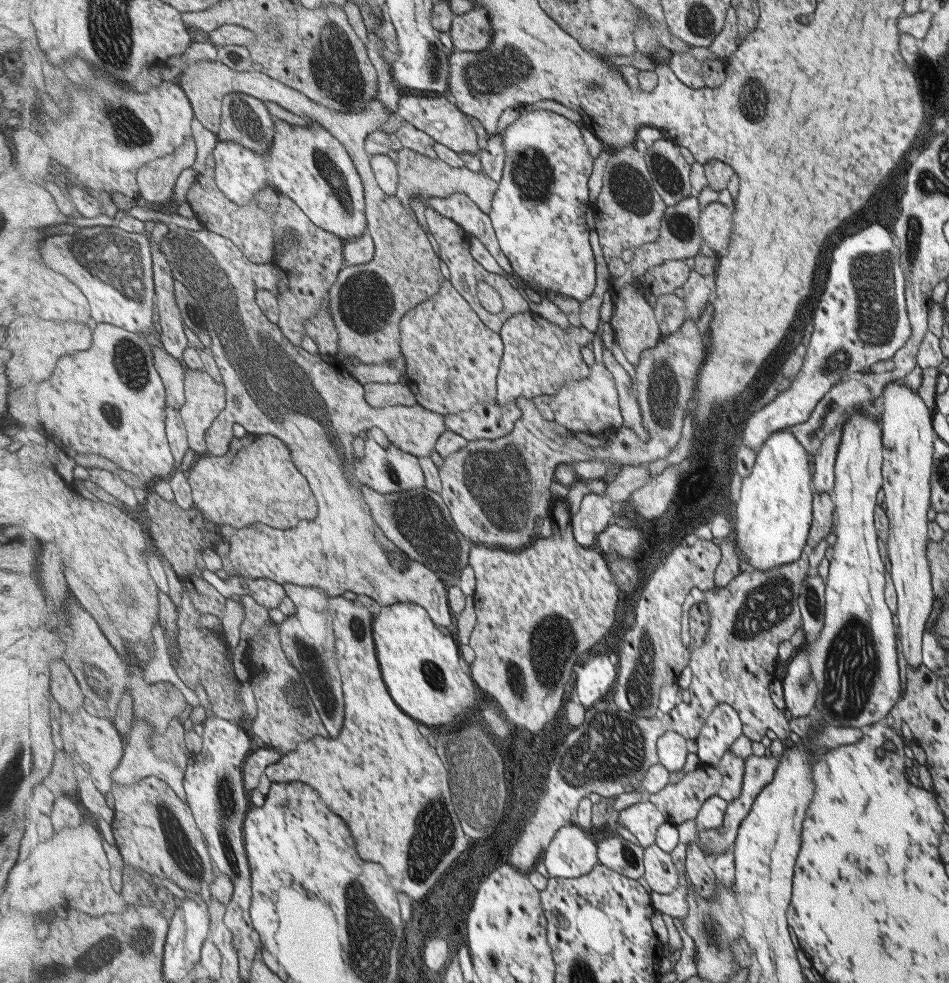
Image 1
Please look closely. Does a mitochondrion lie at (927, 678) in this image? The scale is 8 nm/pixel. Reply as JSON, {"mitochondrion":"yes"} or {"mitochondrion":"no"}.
{"mitochondrion":"no"}

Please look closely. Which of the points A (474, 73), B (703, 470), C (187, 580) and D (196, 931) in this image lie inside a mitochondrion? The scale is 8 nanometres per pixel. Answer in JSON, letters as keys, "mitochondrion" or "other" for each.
{"A":"mitochondrion","B":"other","C":"other","D":"other"}

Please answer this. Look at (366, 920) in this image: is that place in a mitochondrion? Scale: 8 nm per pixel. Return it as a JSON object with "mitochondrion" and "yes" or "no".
{"mitochondrion":"yes"}

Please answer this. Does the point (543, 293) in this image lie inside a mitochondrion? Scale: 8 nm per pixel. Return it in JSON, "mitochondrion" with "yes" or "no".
{"mitochondrion":"no"}

